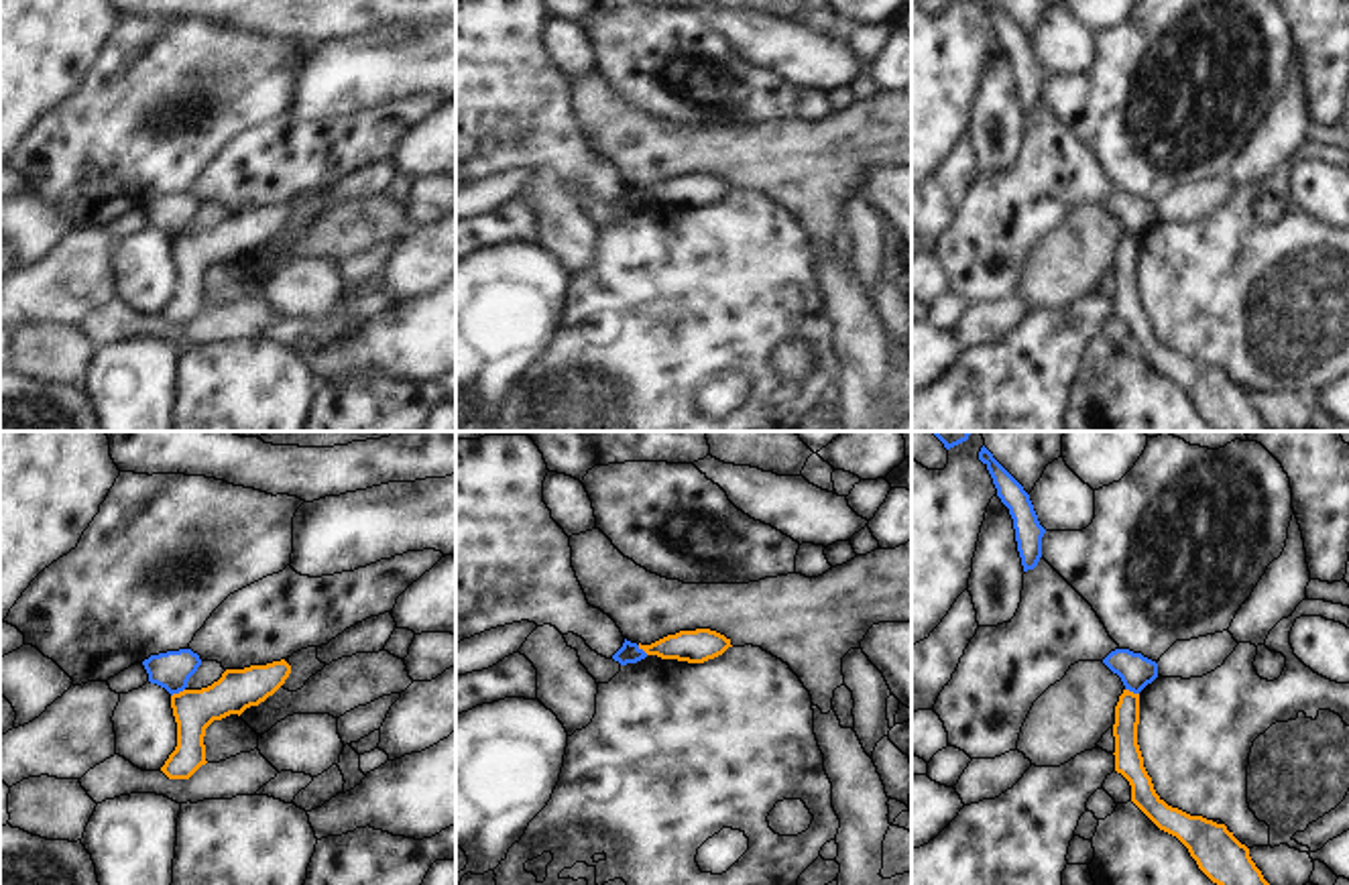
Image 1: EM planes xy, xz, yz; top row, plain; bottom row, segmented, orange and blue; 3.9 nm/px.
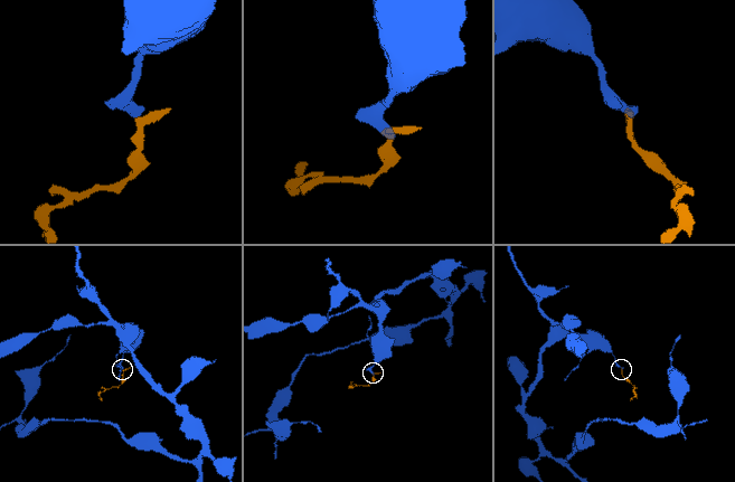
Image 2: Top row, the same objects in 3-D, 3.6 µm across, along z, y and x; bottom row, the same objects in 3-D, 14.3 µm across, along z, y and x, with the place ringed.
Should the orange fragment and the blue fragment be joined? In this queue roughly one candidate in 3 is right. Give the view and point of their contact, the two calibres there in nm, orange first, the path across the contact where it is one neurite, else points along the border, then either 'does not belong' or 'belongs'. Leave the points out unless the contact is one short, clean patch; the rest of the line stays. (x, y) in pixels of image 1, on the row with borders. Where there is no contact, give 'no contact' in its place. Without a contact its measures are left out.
contact xy (180, 692); calibres 170 and 150 nm; border xy (184, 688), (171, 696); does not belong

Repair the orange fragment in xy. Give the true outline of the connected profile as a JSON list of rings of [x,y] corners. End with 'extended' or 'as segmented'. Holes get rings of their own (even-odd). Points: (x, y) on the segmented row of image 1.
[[[281,659],[267,665],[226,669],[218,682],[201,690],[171,696],[177,722],[177,747],[161,767],[169,779],[189,779],[206,765],[206,728],[214,720],[242,714],[273,696],[289,677],[291,665]]]; as segmented

